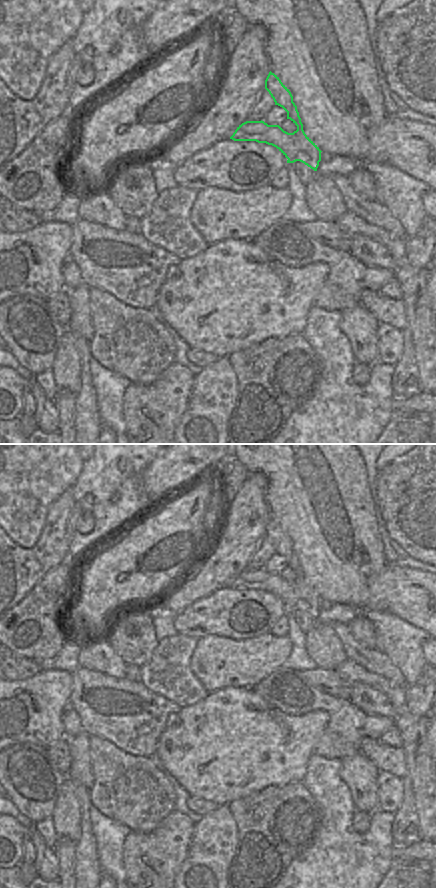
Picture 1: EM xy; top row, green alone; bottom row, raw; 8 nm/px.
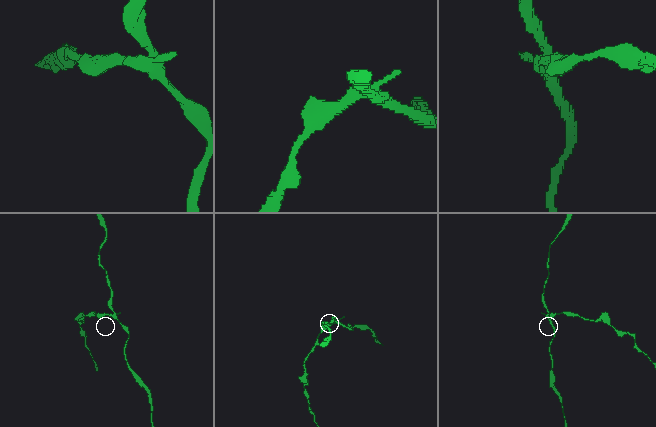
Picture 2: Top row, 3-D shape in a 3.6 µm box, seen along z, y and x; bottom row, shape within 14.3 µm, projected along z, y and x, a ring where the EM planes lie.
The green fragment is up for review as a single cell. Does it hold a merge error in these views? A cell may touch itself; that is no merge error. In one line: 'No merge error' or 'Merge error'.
Merge error

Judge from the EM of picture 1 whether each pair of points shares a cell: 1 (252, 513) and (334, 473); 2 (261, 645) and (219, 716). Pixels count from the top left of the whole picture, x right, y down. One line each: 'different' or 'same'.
1: different
2: different

